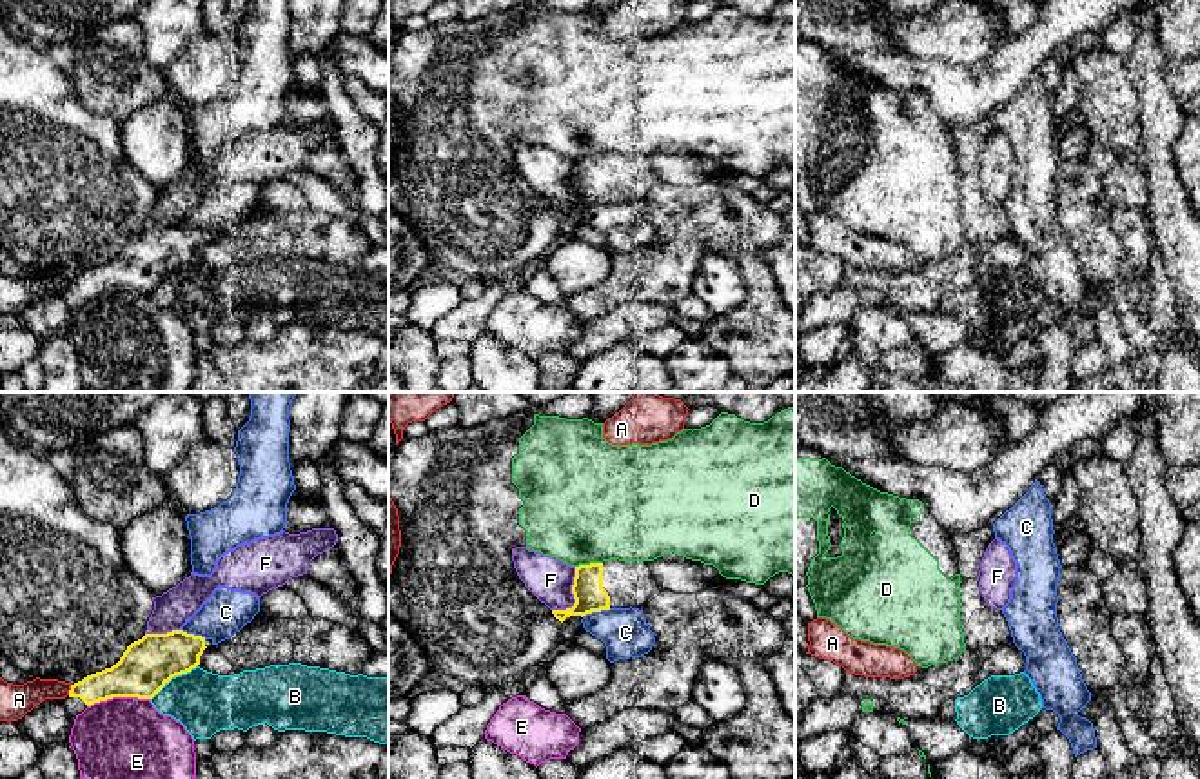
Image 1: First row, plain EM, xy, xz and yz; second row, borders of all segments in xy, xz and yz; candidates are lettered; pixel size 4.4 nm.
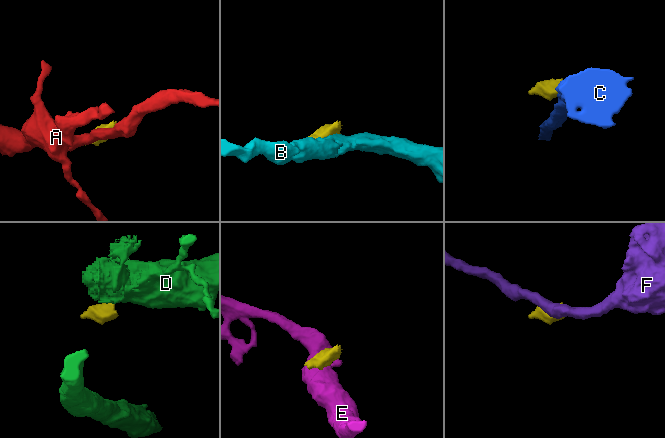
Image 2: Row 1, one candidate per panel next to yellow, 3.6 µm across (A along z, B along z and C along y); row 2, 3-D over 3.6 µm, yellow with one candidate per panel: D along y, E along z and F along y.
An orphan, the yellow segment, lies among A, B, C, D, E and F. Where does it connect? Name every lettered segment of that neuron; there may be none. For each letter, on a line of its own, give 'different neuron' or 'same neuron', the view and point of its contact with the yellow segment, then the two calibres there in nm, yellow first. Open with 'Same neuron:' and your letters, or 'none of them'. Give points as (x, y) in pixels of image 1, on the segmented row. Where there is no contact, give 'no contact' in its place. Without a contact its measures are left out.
Same neuron: none of them
A: different neuron | xy (69, 690) | 160/140 nm
B: different neuron | xy (173, 676) | 240/280 nm
C: different neuron | xz (596, 611) | 140/220 nm
D: different neuron | xz (590, 563) | 140/500 nm
E: different neuron | xy (118, 696) | 240/360 nm
F: different neuron | xz (574, 596) | 140/190 nm

